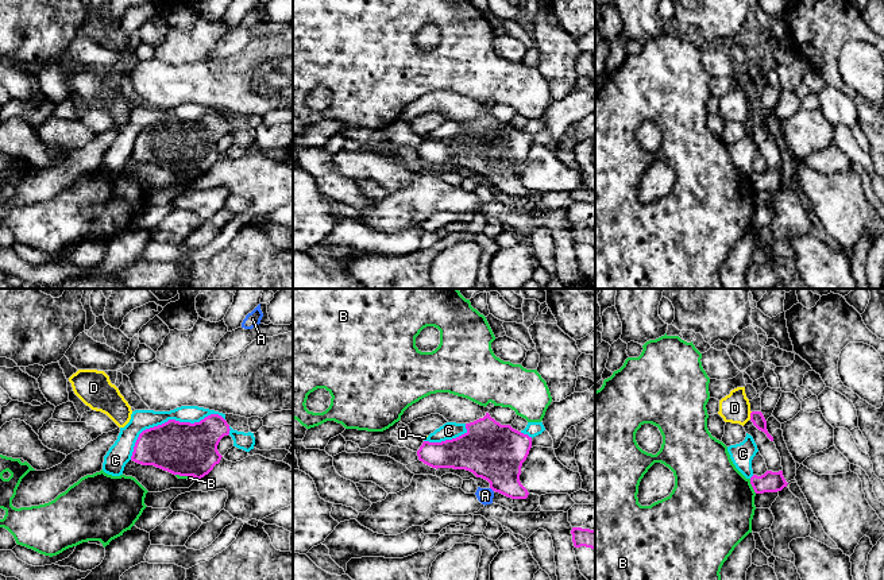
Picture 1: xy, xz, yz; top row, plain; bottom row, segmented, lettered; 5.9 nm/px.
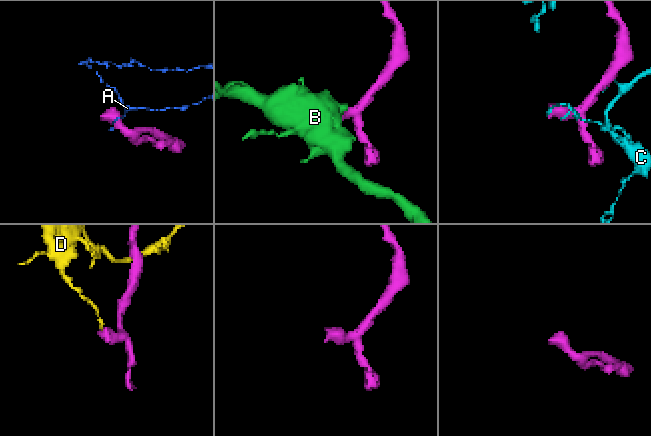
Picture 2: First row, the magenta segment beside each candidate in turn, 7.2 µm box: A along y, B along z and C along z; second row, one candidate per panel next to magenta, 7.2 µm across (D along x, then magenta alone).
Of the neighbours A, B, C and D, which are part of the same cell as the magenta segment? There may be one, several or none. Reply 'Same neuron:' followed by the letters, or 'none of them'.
Same neuron: none of them

